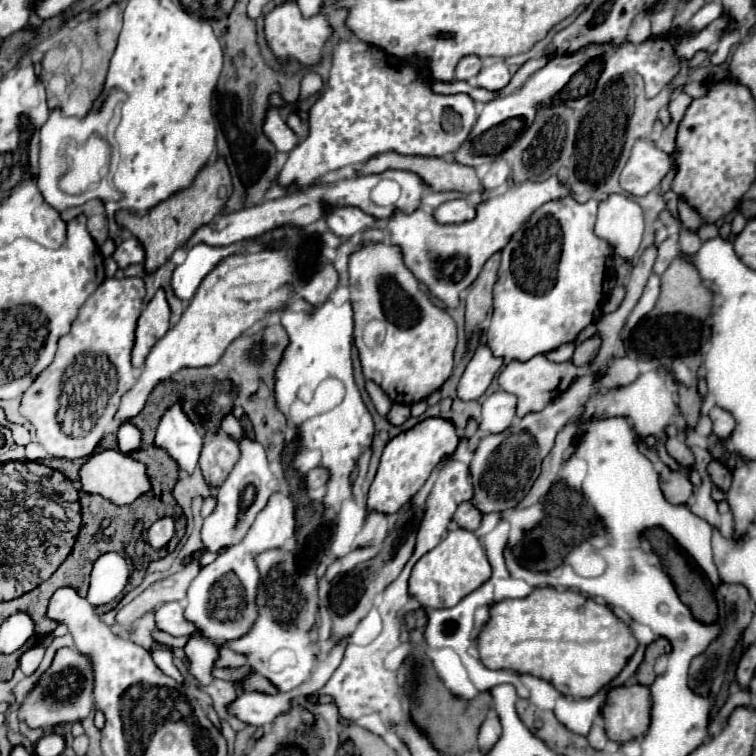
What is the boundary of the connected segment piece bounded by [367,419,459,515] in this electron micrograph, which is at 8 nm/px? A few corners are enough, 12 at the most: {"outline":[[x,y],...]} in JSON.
{"outline":[[425,419],[383,449],[367,507],[391,515],[459,445]]}

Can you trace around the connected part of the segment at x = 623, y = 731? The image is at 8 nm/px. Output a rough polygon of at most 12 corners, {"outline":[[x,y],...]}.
{"outline":[[645,685],[609,691],[607,737],[627,743],[651,723]]}

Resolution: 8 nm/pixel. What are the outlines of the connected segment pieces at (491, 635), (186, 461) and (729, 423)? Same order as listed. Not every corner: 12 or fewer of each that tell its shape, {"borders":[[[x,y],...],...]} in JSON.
{"borders":[[[537,587],[491,607],[489,669],[599,693],[639,643],[607,605]],[[175,403],[161,419],[163,447],[189,475],[199,463],[203,431]],[[713,407],[709,417],[713,433],[729,439],[735,429],[735,419],[729,411]]]}

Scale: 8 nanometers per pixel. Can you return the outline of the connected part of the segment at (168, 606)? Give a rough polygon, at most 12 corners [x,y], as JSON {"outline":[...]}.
{"outline":[[175,601],[155,611],[159,631],[175,637],[193,633]]}

